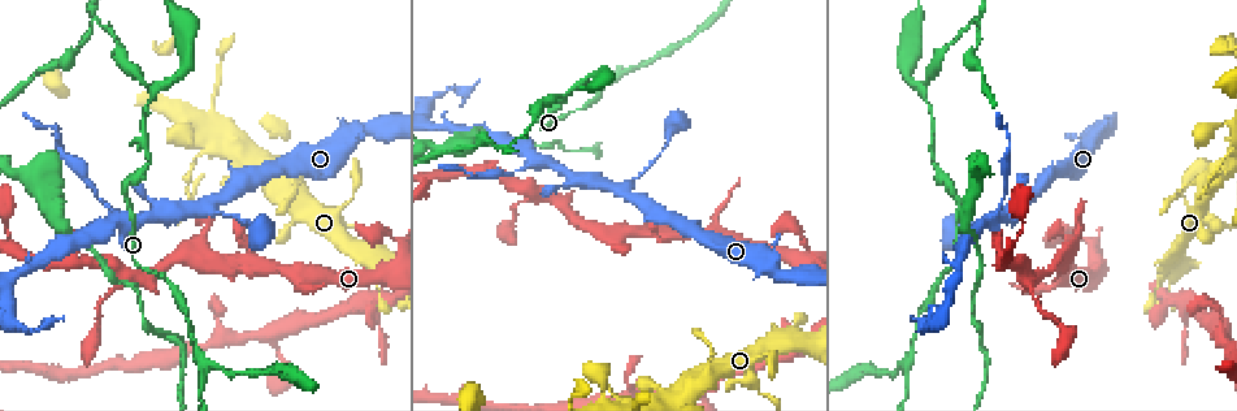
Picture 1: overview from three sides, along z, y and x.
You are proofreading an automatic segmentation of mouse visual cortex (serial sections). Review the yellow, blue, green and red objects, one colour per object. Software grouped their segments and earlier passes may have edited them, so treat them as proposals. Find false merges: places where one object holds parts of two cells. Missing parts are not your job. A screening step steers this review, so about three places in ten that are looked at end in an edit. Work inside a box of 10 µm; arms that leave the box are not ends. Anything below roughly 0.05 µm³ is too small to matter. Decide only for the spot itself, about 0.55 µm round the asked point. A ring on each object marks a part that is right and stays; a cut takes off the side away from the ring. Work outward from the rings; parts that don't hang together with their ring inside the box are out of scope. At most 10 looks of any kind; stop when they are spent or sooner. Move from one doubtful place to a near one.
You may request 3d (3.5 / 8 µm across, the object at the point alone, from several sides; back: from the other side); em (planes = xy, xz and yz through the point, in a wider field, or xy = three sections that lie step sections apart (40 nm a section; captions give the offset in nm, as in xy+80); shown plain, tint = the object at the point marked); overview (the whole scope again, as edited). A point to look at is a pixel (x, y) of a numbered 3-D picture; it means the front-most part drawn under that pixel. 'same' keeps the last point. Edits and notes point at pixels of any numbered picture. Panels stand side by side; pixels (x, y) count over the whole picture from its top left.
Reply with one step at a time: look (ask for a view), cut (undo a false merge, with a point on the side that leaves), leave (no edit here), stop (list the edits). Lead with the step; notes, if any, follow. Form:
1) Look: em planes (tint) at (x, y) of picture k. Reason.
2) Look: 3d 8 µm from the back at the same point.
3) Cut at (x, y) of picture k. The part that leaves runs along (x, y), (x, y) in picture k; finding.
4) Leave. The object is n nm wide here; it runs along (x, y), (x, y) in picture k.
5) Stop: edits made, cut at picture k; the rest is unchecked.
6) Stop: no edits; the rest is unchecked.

Look: 3d 3.5 µm at (668, 233) of picture 1. Branch point.

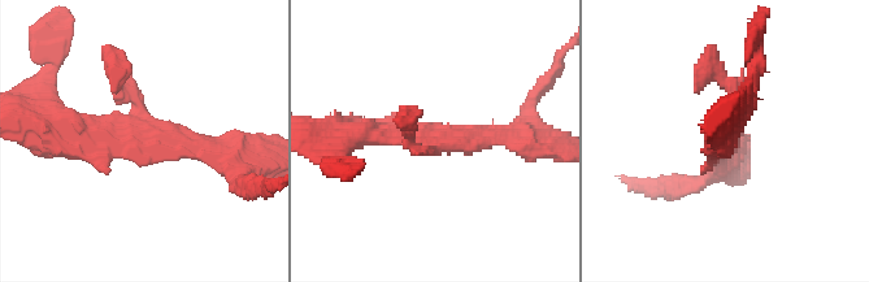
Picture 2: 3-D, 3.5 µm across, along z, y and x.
Look: em xy step 5 (tint) at (148, 131) of picture 2.

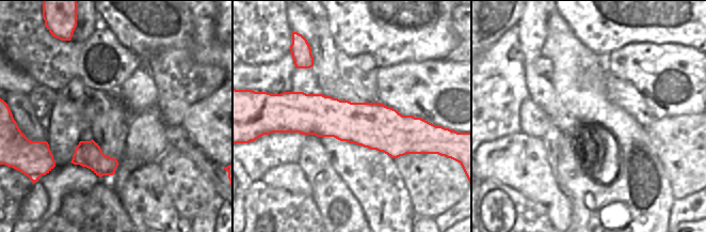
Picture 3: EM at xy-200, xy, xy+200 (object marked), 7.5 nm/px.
Leave. The object is 340 nm wide here; it runs along (231, 153), (151, 133), (60, 129) in picture 2; continuous, no second cell.

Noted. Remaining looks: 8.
Look: 3d 3.5 µm from the back at (537, 192) of picture 1. Arms part here.

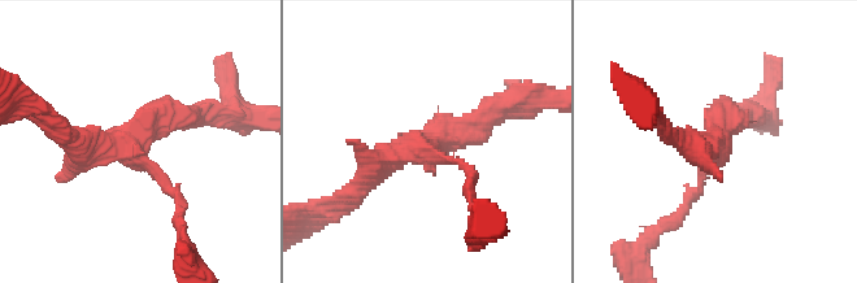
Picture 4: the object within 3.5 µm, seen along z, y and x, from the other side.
Look: em xy step 2 (tint) at (418, 146) of picture 4.

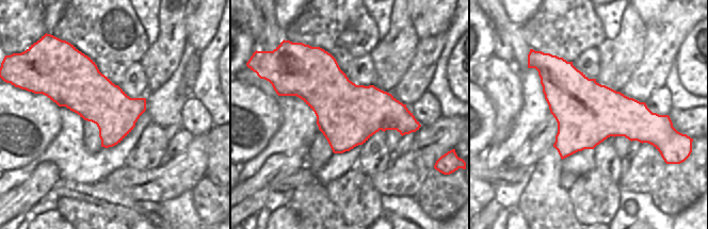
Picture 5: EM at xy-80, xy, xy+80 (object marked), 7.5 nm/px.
Look: em planes (tint) at the same point.

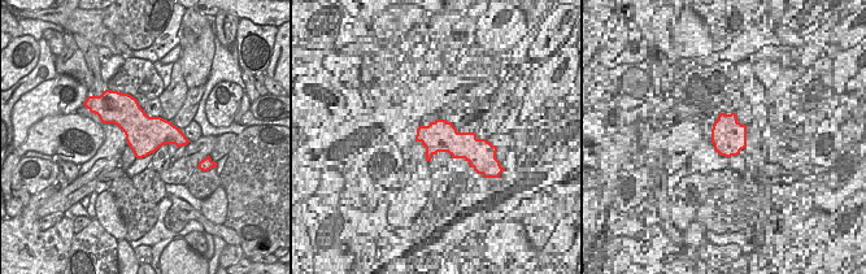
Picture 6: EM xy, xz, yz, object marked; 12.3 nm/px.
Leave. The arms are 100, 250, 350 nm wide; it runs along (352, 194), (381, 161), (488, 114) in picture 4; one cell here.

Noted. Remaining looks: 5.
Look: em xy step 2 (tint) at (100, 199) of picture 1.

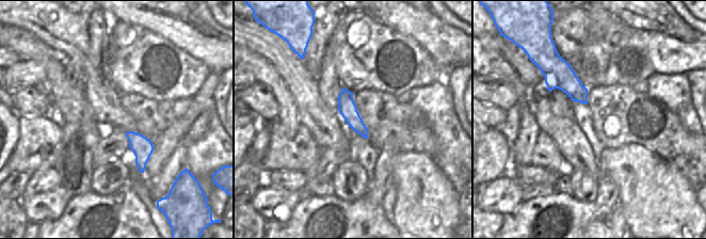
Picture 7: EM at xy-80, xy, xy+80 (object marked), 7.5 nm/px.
Look: 3d 3.5 µm at the same point.

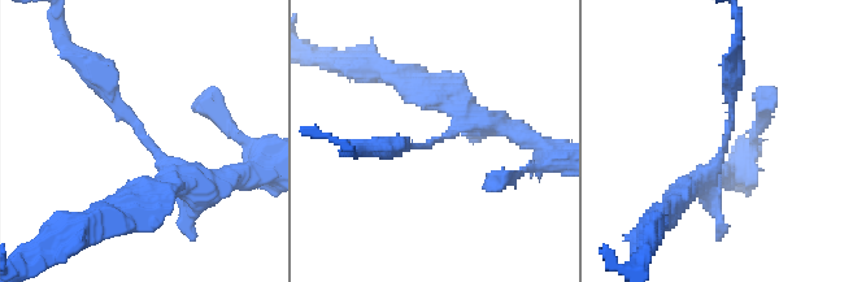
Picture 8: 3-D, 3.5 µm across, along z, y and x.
Cut at (120, 115) of picture 8. The object is 140 nm wide here; the part that leaves runs along (152, 146), (108, 82), (68, 51) in picture 8; a second cell is stuck on.

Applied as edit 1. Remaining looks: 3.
Stop: edits made, cut at picture 8; the rest is unchecked.

